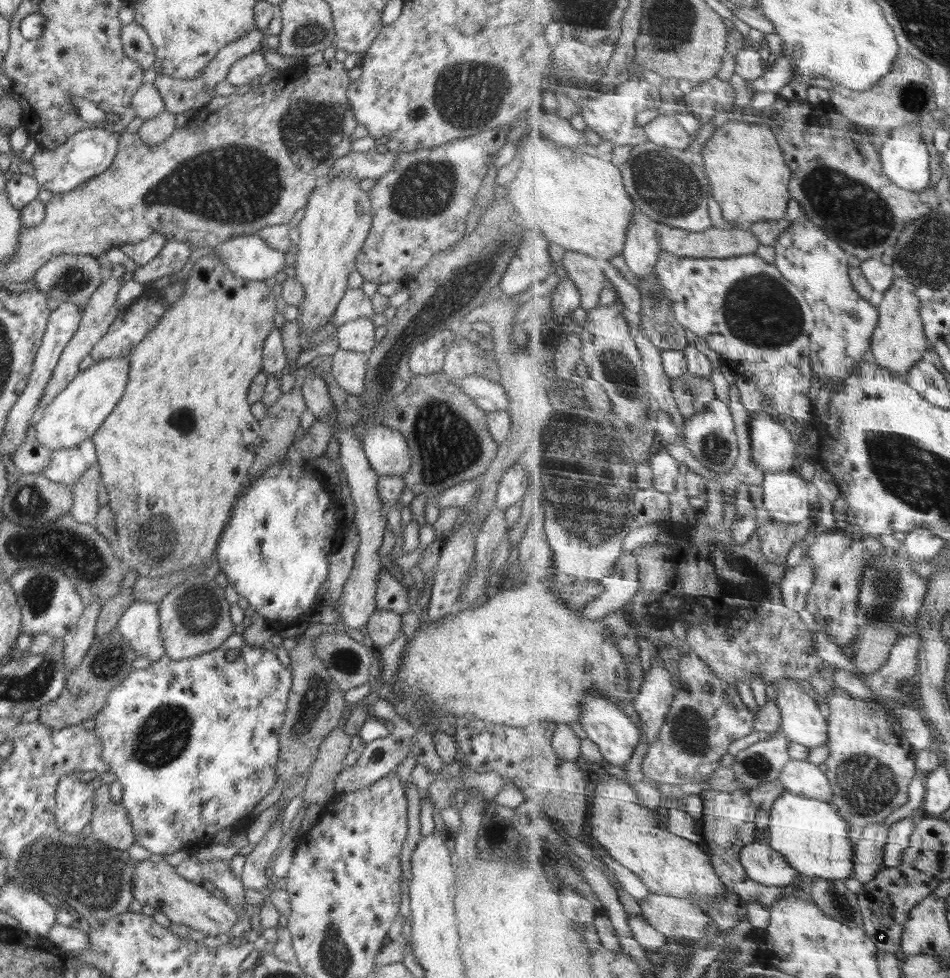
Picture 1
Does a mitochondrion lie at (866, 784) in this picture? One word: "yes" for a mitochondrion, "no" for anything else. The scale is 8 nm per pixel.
yes

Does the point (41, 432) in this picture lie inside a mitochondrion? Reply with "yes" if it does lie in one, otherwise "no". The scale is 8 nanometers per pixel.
no

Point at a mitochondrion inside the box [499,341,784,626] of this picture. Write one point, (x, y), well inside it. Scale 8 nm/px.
(587, 479)

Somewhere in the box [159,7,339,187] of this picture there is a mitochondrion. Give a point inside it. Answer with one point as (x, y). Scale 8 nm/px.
(306, 35)

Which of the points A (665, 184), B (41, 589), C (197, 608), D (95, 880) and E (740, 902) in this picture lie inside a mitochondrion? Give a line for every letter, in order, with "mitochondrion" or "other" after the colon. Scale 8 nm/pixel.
A: mitochondrion
B: mitochondrion
C: mitochondrion
D: mitochondrion
E: other

